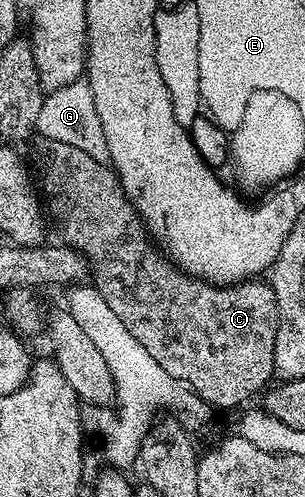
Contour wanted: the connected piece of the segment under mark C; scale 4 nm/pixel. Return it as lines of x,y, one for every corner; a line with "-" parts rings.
36,136
31,139
30,145
32,145
30,162
38,175
38,190
46,203
46,214
51,225
53,222
56,225
57,232
64,237
61,238
63,245
71,246
73,250
78,251
86,259
91,275
94,277
94,285
100,291
102,300
106,300
106,304
110,304
110,312
114,312
114,316
118,316
118,320
122,320
122,324
126,324
126,332
130,332
130,336
134,336
134,340
138,340
138,344
142,344
142,348
146,348
146,352
150,352
150,356
154,356
154,360
158,360
158,364
162,364
162,368
166,368
166,372
170,372
170,376
174,376
174,380
182,380
186,383
202,401
208,403
209,407
221,406
222,409
228,410
231,406
246,401
251,394
258,393
257,395
259,395
273,381
271,378
274,378
276,369
274,364
276,297
271,285
264,280
249,280
247,282
237,282
231,286
217,286
214,282
203,282
201,278
190,277
183,270
179,270
170,261
168,255
163,253
160,247
152,241
151,234
144,227
144,219
132,207
132,201
124,194
120,177
117,176
115,169
108,162
94,160
94,156
86,156
86,152
73,148
71,144
62,144
62,140
50,140
49,138

